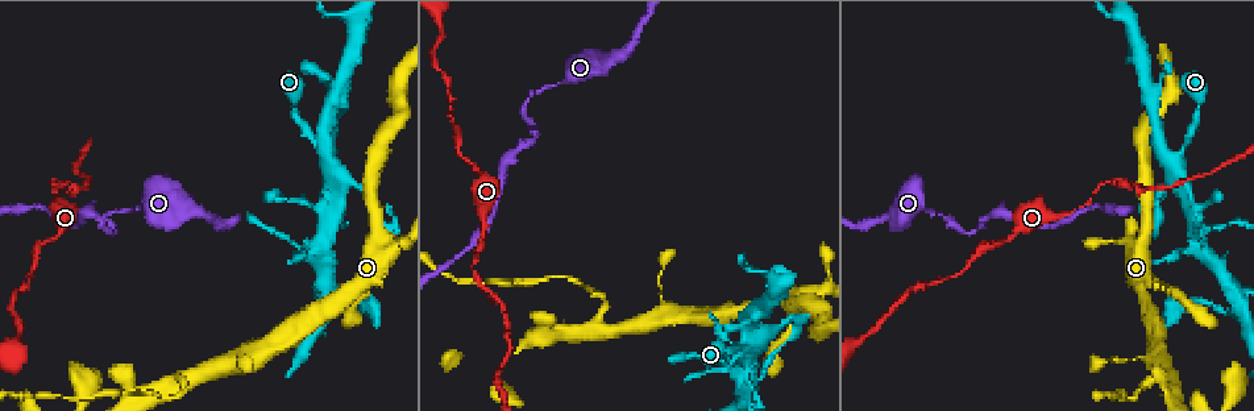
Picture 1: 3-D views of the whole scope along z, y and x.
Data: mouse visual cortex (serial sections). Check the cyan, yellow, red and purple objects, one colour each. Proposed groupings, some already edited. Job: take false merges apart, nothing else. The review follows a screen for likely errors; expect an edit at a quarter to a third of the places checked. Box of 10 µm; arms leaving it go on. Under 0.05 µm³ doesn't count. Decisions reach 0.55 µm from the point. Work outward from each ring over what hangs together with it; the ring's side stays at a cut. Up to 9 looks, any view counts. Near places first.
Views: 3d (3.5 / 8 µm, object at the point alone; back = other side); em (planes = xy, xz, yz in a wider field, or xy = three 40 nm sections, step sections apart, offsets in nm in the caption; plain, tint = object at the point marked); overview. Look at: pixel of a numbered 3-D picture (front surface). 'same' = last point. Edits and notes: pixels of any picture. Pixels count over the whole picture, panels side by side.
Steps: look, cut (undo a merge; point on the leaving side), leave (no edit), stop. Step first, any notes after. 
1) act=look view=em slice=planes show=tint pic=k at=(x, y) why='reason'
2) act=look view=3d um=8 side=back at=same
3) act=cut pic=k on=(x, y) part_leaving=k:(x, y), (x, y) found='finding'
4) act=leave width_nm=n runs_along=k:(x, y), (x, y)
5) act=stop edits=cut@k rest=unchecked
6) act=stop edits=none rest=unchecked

act=look view=3d um=3.5 pic=1 at=(107, 232) why='abrupt turn'

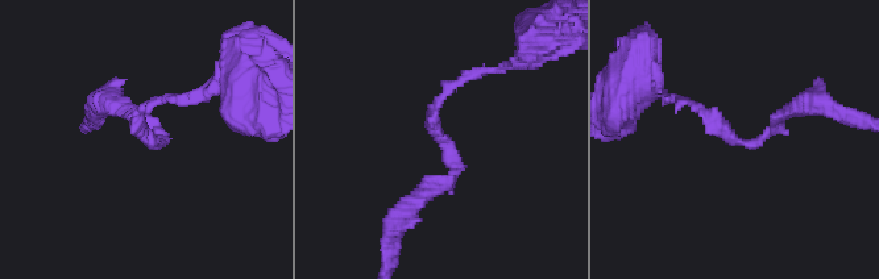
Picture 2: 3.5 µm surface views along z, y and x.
act=look view=em slice=xy step=3 show=tint pic=2 at=(152, 145) arm_widths_nm=150,200 why='need the tissue'

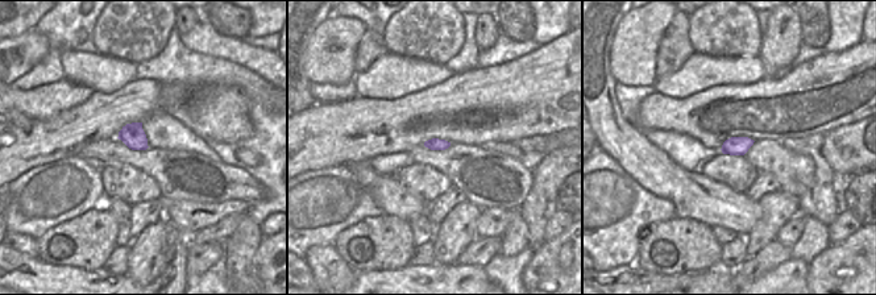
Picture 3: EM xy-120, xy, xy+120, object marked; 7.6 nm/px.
act=leave runs_along=2:(450, 88), (434, 129), (453, 177), (409, 207) found='all the same cell'

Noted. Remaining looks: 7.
act=look view=3d um=3.5 pic=1 at=(1110, 184) why='abrupt turn'

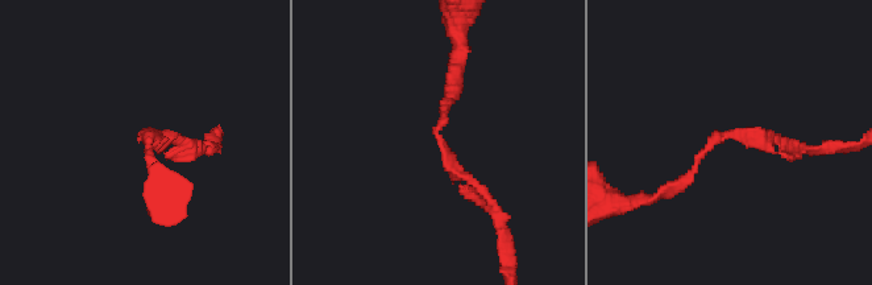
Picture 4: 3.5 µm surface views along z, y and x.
act=look view=em slice=xy step=2 show=tint pic=4 at=(141, 136) why='need the tissue'

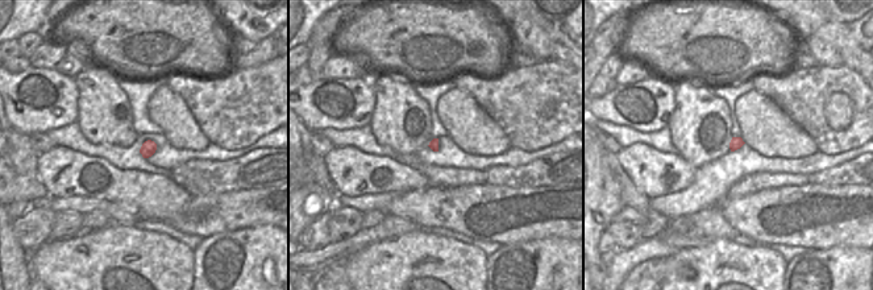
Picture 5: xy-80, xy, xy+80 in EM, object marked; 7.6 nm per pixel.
act=leave runs_along=4:(669, 193), (719, 136), (793, 148) found='one cell here'

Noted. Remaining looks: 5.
act=look view=3d um=3.5 side=back pic=1 at=(604, 297)

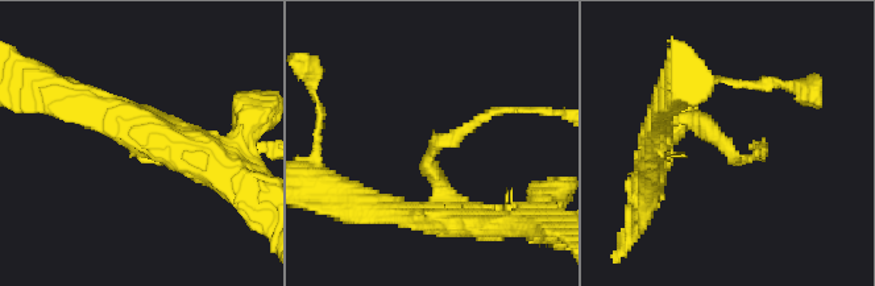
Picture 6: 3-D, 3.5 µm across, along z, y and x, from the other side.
act=look view=em slice=xy step=2 show=tint pic=6 at=(432, 148) arm_widths_nm=150,250 why='shape alone is not enough'

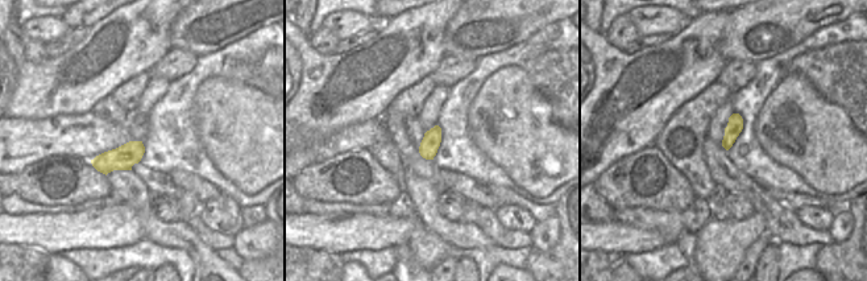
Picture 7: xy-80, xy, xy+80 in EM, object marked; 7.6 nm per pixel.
act=cut pic=6 on=(459, 132) part_leaving=6:(427, 158), (480, 117), (536, 111) found='a second cell is stuck on'

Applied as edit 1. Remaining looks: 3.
act=look view=3d um=8 pic=1 at=(753, 353) why='two arms in line, one across'

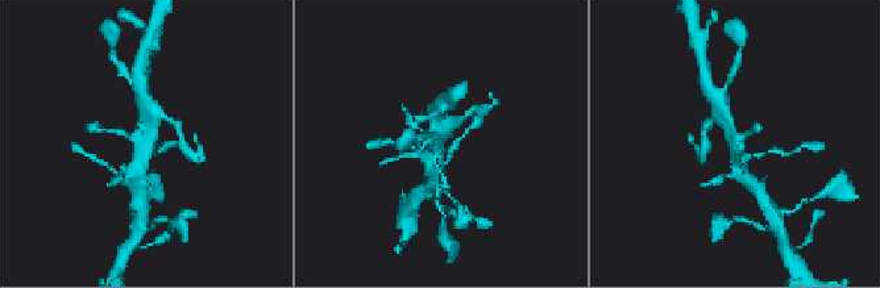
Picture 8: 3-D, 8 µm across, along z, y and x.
act=look view=em slice=xy step=3 show=tint at=same why='shape alone is not enough'

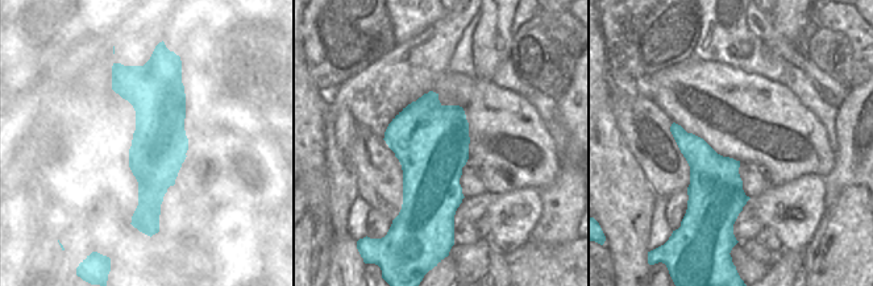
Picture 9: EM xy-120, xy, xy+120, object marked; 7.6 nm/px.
act=leave runs_along=8:(723, 112), (738, 167), (747, 179) found='continuous, no second cell'

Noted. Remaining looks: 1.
act=stop edits=cut@6 rest=unchecked

